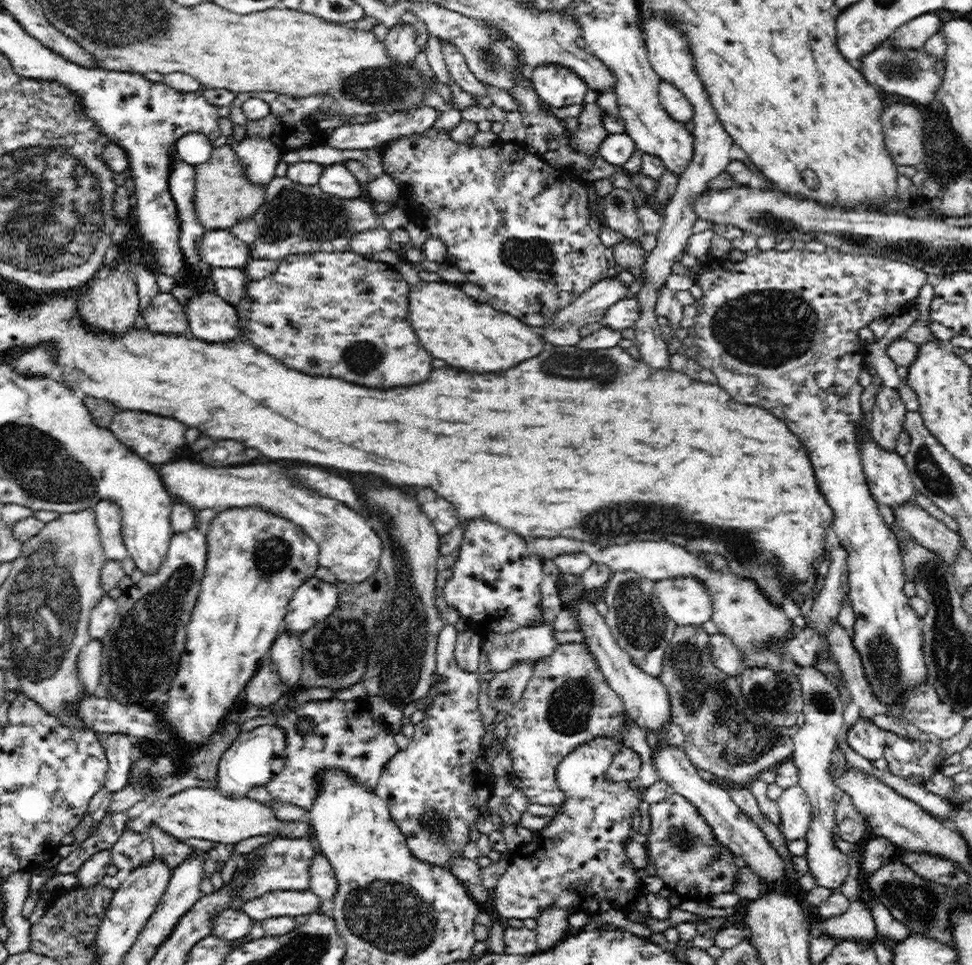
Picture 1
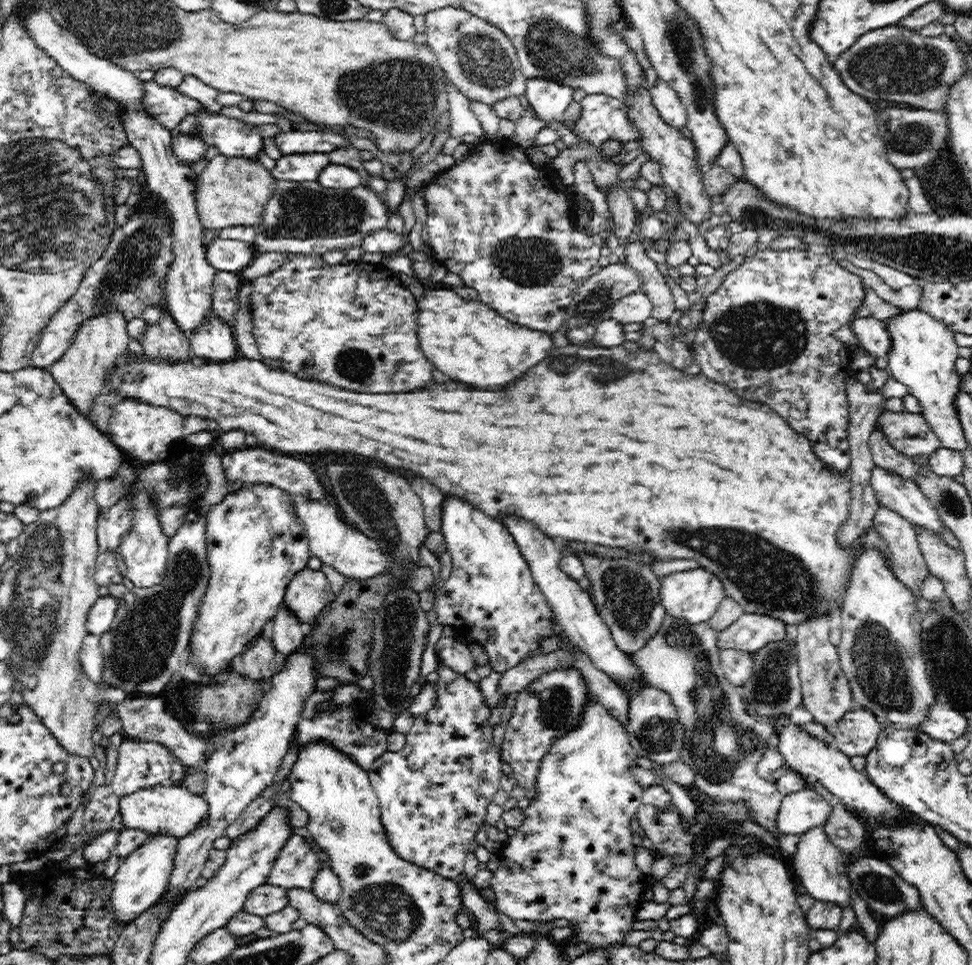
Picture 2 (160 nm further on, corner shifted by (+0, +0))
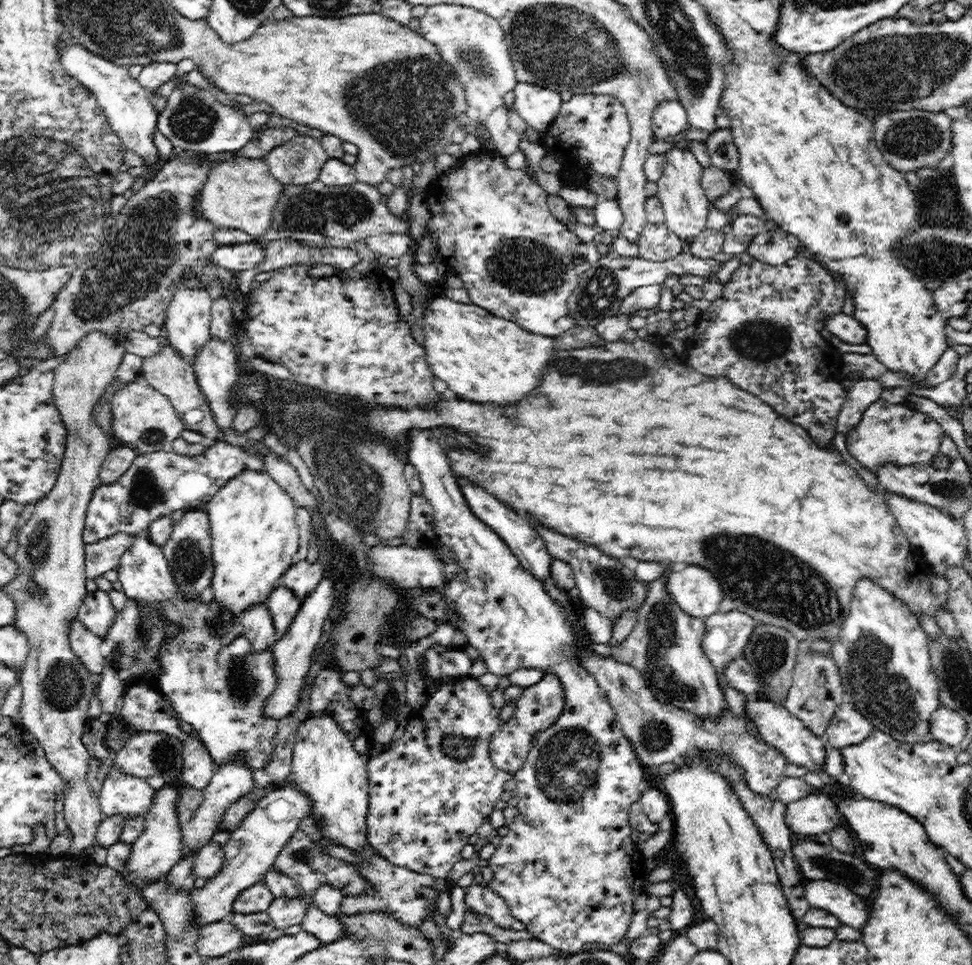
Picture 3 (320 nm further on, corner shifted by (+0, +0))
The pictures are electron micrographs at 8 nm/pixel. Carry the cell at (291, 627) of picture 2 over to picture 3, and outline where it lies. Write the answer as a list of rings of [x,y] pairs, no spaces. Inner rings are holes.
[[[277,585],[269,592],[266,608],[272,615],[272,620],[278,636],[283,635],[291,625],[292,619],[300,608],[300,599],[294,591],[282,585]]]

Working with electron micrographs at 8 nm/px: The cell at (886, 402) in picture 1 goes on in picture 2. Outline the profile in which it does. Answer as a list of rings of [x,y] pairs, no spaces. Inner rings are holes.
[[[877,425],[875,426],[875,430],[870,434],[869,447],[875,466],[889,469],[889,472],[897,473],[898,476],[902,476],[907,481],[912,480],[918,483],[920,467],[914,465],[911,457],[898,452],[879,431]]]

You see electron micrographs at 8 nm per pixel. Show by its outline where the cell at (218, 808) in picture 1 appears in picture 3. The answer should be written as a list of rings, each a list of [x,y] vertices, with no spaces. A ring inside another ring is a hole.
[[[110,768],[98,792],[97,802],[103,817],[122,815],[128,820],[150,812],[156,802],[157,792],[146,780]]]

